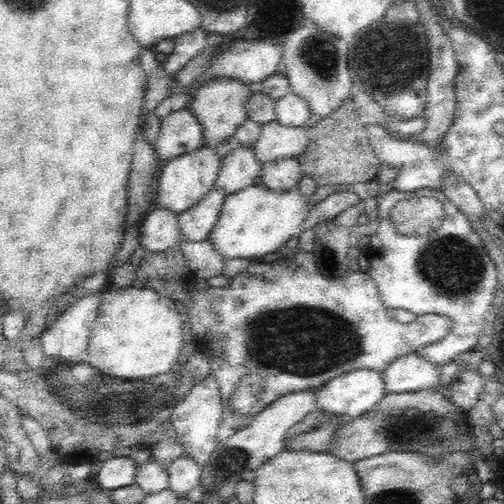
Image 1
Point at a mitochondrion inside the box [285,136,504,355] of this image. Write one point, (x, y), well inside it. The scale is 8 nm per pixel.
(454, 268)

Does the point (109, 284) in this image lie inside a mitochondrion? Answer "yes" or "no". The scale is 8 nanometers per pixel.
no

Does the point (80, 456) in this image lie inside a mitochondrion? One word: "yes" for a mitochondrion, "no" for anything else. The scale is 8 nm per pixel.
no

